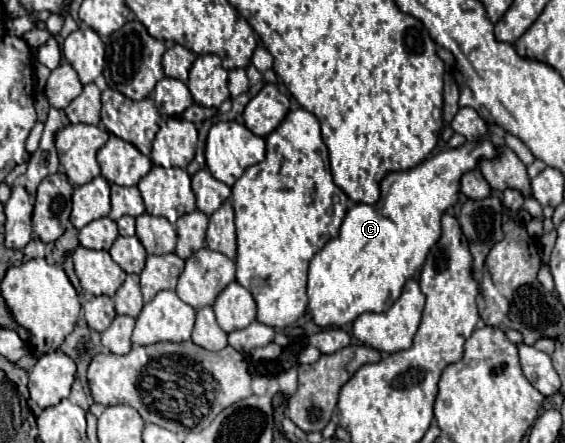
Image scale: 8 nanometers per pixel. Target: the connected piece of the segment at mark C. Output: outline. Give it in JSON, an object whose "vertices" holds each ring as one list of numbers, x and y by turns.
{"vertices":[[491,137,467,141,463,147,441,151,409,171,389,173,381,181,381,199,375,205,353,205,339,237,329,241,309,265,309,311,319,329,345,327,361,313,383,313,397,301,405,281,425,263,429,249,441,237,441,215,457,201,459,179,481,157,495,157]]}

